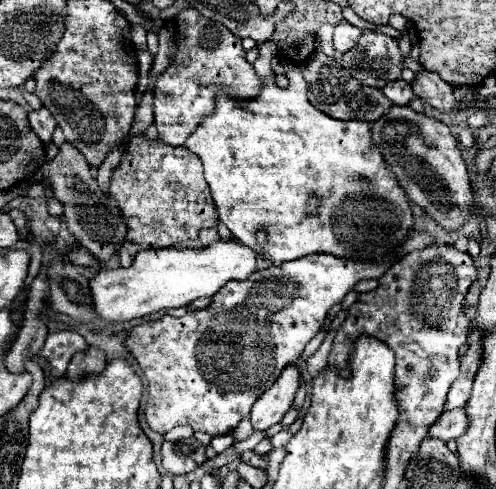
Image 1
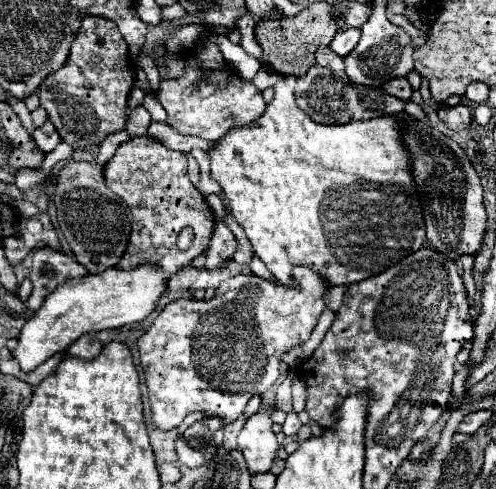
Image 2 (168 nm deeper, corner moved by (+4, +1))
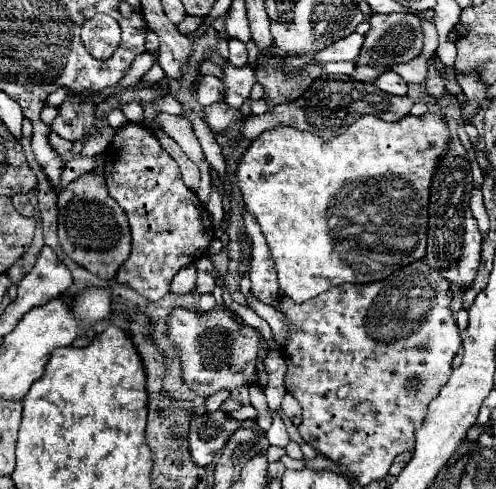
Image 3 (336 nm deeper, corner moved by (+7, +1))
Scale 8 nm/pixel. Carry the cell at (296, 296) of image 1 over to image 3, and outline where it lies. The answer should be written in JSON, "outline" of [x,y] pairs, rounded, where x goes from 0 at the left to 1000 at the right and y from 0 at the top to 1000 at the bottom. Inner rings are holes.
{"outline":[[[438,628],[433,636],[405,644],[377,632],[353,632],[341,648],[341,689],[365,722],[369,783],[401,808],[429,808],[442,796],[486,796],[514,775],[522,681],[502,665],[482,669],[458,628]]]}

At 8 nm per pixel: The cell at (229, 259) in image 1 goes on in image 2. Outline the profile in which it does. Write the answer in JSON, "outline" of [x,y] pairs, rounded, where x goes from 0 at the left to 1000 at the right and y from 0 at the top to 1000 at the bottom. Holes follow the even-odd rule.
{"outline":[[[286,538],[262,554],[218,546],[198,562],[181,558],[161,571],[141,571],[137,579],[113,587],[89,624],[52,656],[36,689],[36,710],[24,726],[36,734],[44,759],[65,759],[105,722],[133,718],[133,710],[169,681],[234,673],[294,652],[319,628],[323,607],[335,595],[339,575],[315,538]]]}

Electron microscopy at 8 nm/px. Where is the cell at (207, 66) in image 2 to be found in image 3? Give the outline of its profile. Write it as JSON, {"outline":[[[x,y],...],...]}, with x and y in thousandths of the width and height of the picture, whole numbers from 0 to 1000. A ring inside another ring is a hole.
{"outline":[[[433,211],[433,215],[413,219],[413,243],[425,256],[429,272],[454,272],[462,256],[490,247],[494,239],[486,235],[486,227],[466,223],[458,211]]]}

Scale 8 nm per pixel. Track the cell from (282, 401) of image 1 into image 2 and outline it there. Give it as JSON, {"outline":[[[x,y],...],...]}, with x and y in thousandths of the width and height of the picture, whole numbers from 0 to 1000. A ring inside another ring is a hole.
{"outline":[[[532,828],[520,845],[500,853],[488,881],[480,885],[480,914],[492,926],[500,959],[508,967],[544,963],[548,939],[556,935],[560,906],[548,881],[548,845],[556,828]]]}

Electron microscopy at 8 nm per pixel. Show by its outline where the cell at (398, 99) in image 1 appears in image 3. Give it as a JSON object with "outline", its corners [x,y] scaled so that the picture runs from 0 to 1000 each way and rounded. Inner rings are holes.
{"outline":[[[780,145],[756,162],[756,174],[788,194],[821,194],[821,170],[792,145]]]}

